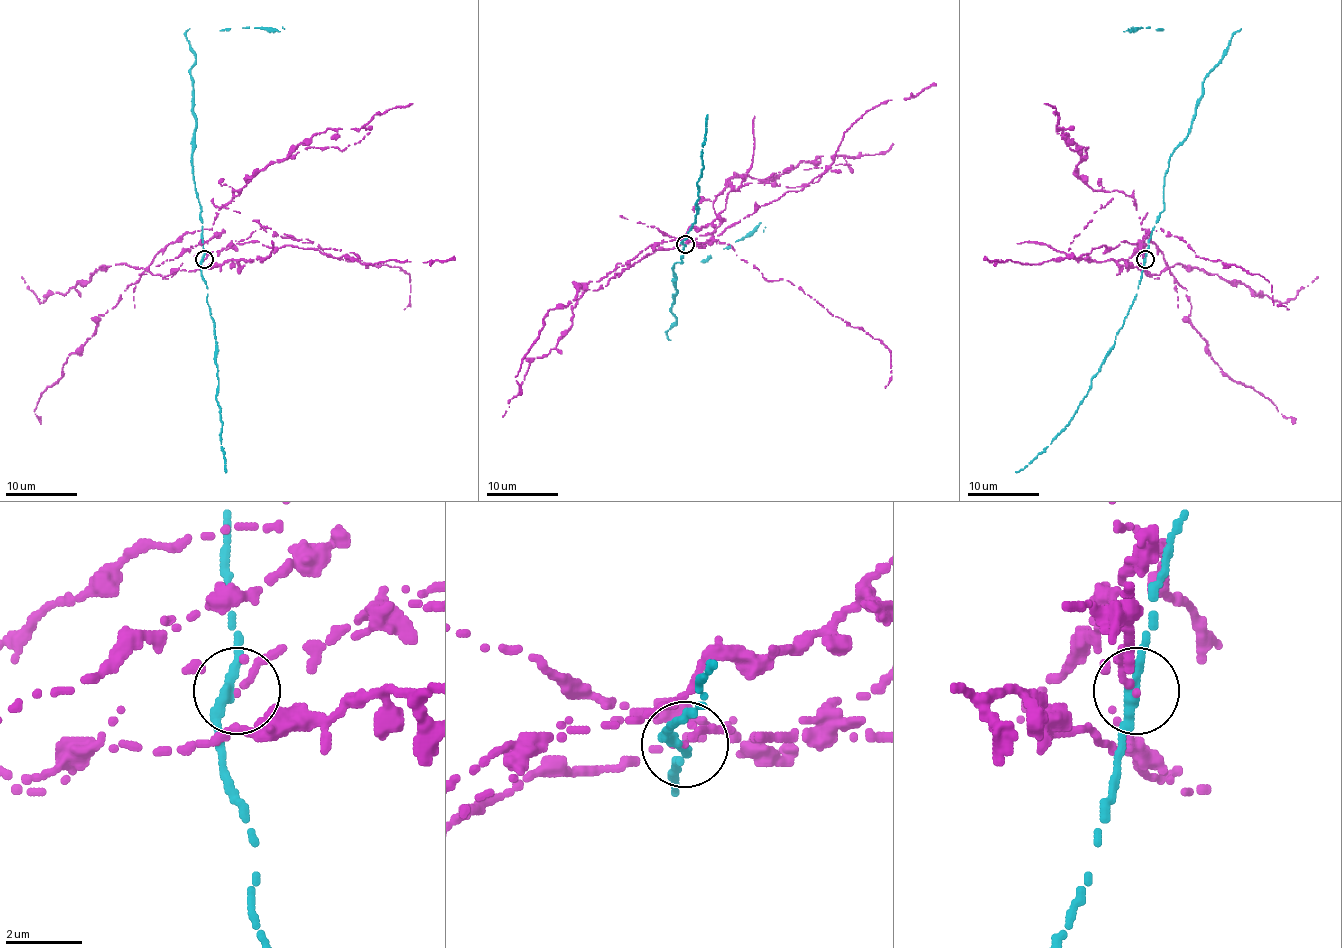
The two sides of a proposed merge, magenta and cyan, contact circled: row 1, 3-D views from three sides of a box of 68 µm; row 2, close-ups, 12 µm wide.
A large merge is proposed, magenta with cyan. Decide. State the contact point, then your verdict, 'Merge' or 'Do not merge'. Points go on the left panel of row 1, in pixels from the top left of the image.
Place: (204, 259). Do not merge

